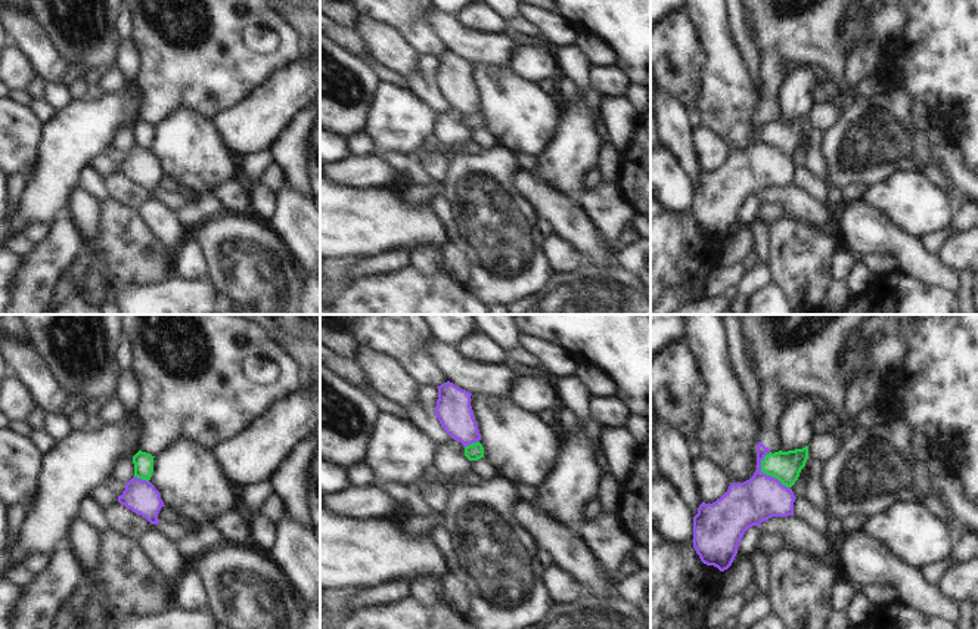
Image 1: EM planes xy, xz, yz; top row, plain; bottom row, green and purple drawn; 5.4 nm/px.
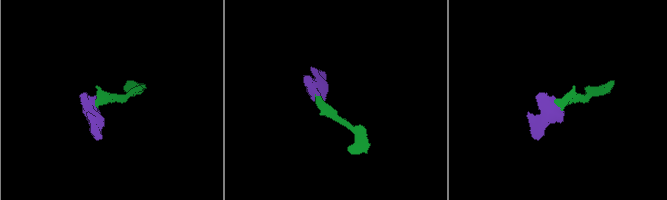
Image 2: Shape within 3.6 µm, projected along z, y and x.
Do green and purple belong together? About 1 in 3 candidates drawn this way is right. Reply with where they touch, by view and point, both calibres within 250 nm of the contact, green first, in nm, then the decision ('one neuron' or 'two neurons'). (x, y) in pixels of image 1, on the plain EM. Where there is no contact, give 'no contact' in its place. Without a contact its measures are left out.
yz (767, 143) | 160/240 nm | two neurons

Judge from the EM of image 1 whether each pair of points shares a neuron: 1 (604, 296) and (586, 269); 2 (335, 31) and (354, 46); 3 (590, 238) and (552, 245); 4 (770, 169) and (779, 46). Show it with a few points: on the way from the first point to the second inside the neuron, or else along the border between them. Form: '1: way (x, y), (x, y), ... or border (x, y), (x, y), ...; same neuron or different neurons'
1: way (598, 290), (586, 275); same neuron
2: way (340, 36), (350, 42); same neuron
3: border (553, 232), (568, 241), (581, 254), (584, 262); different neurons
4: way (758, 138), (760, 123), (770, 111), (772, 77); same neuron

